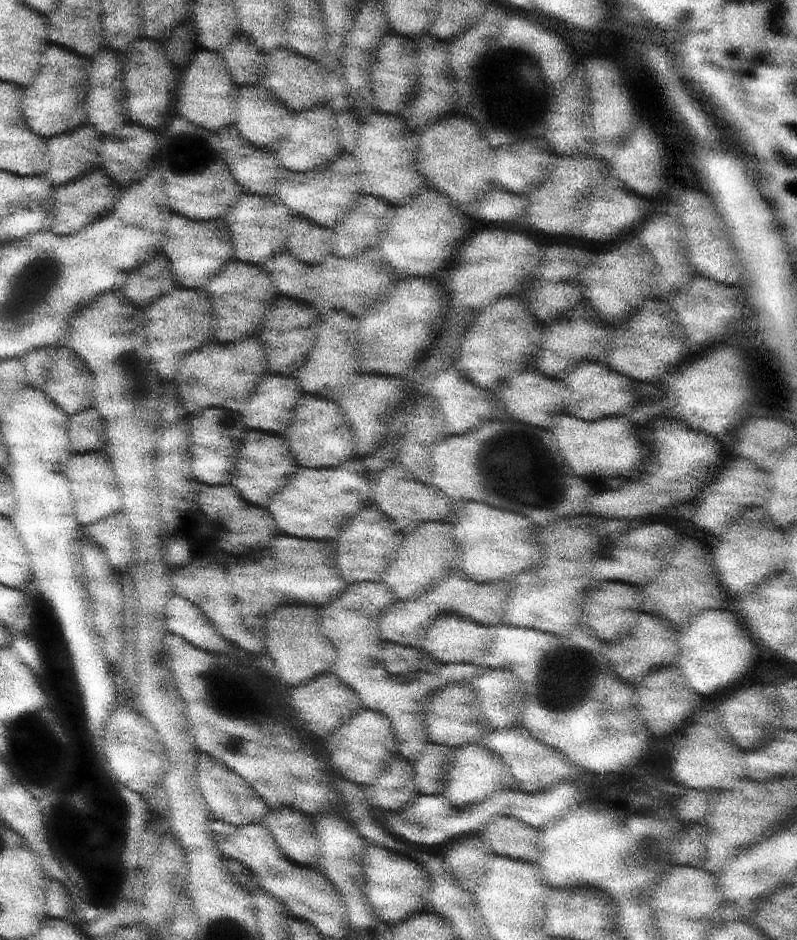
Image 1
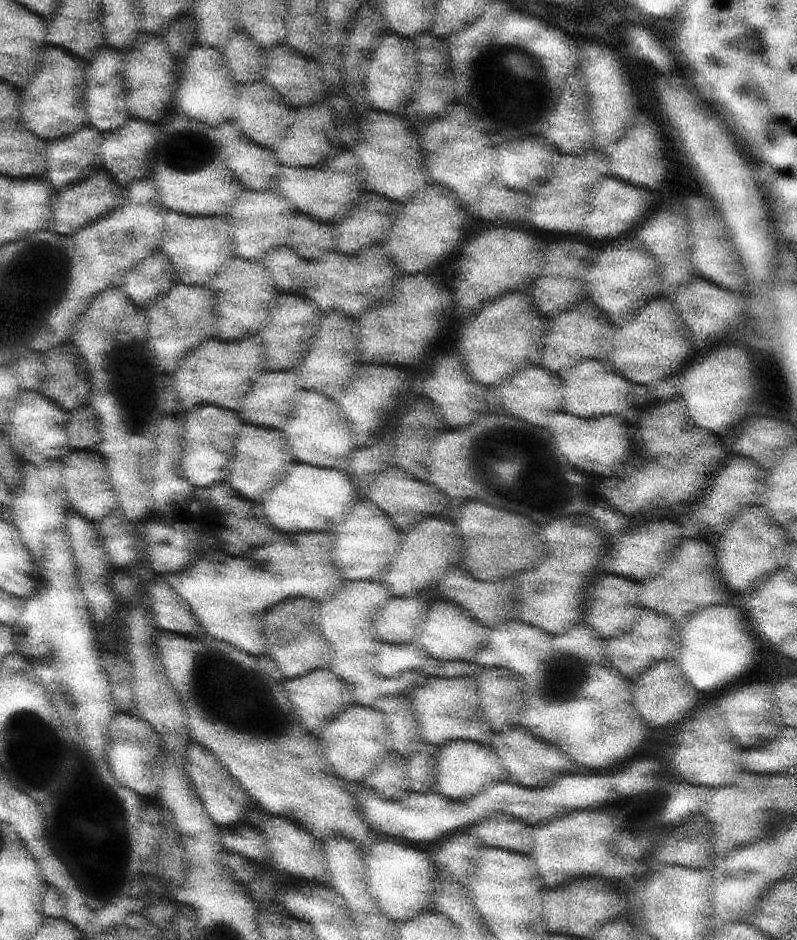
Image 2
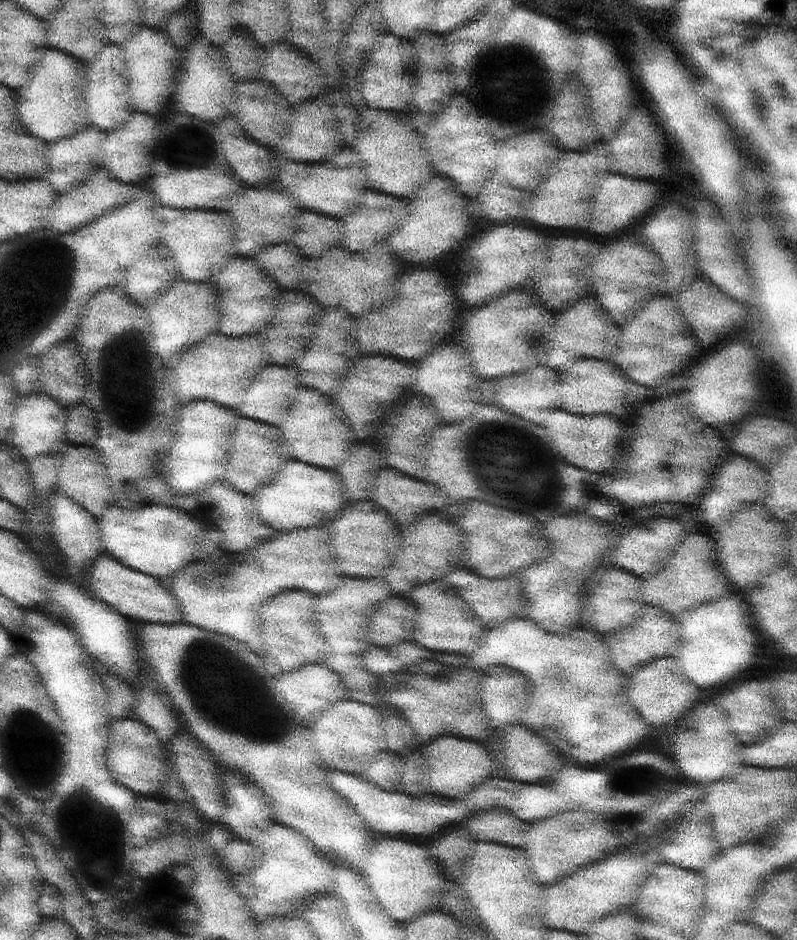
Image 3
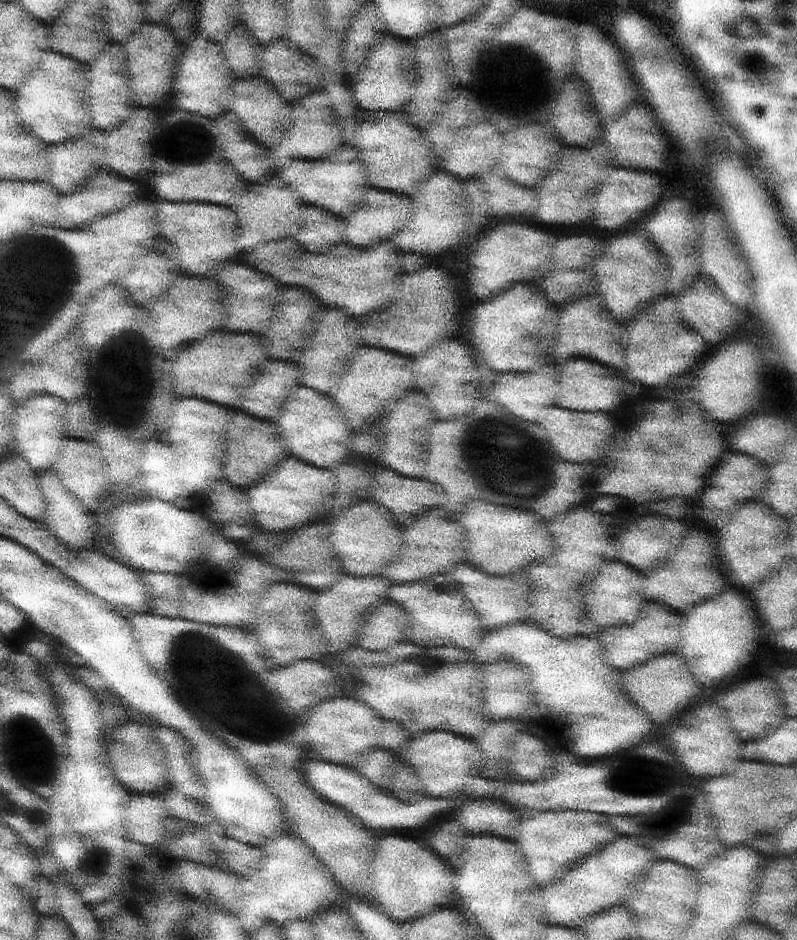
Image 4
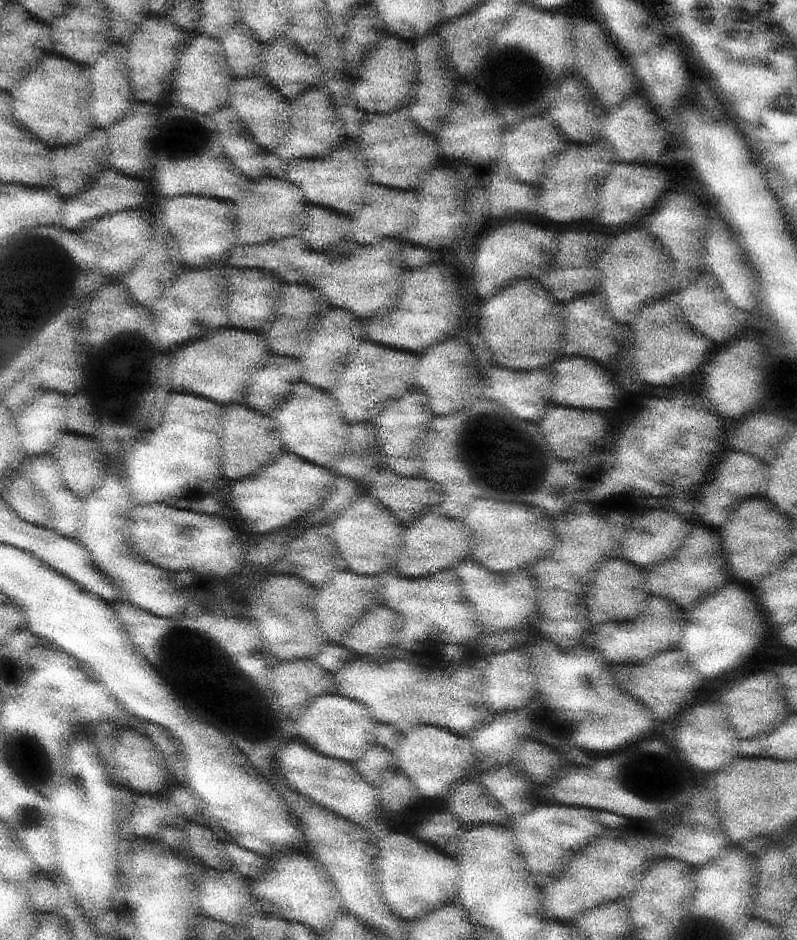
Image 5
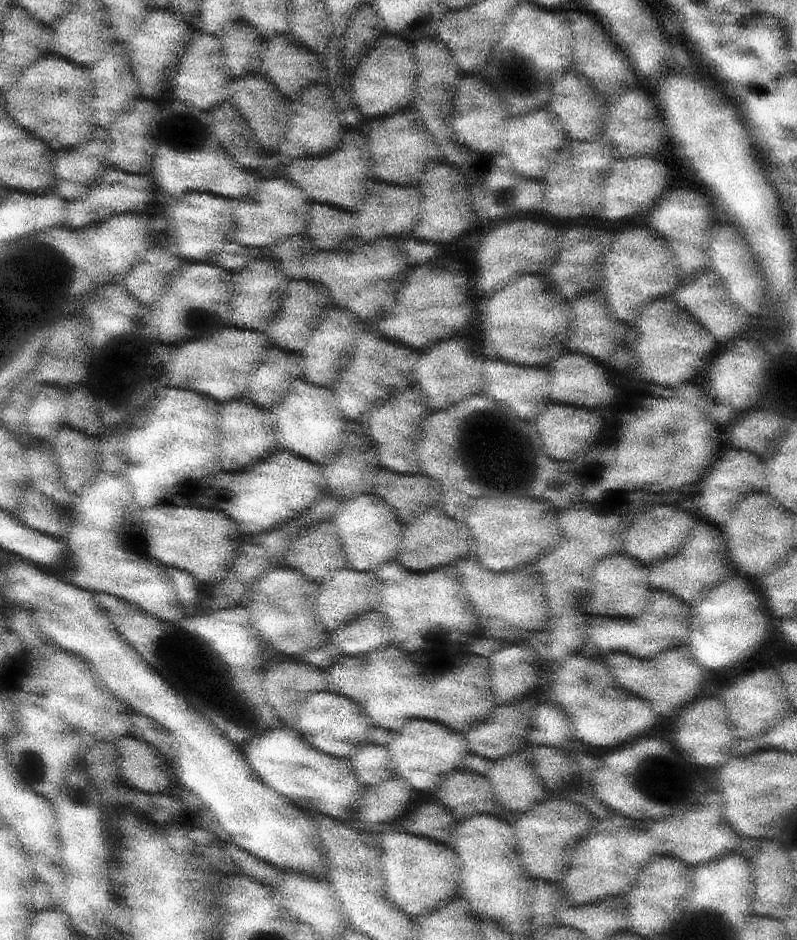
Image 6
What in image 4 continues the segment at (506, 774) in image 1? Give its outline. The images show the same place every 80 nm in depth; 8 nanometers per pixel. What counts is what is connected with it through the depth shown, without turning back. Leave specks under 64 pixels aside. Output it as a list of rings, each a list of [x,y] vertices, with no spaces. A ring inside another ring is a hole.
[[[426,731],[419,737],[411,736],[406,747],[398,754],[418,770],[424,794],[447,799],[462,793],[466,778],[480,774],[483,752],[476,741],[448,731]]]

